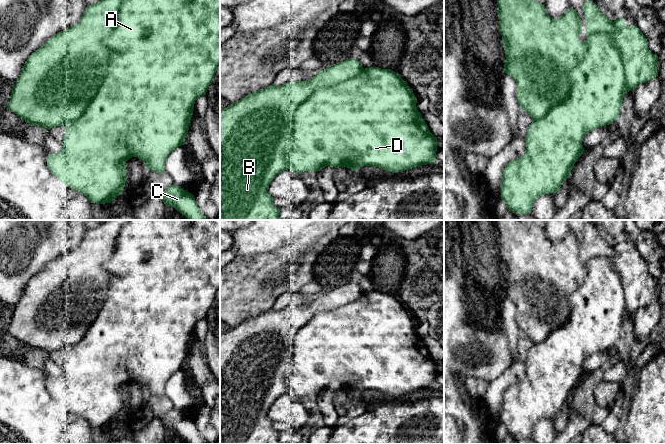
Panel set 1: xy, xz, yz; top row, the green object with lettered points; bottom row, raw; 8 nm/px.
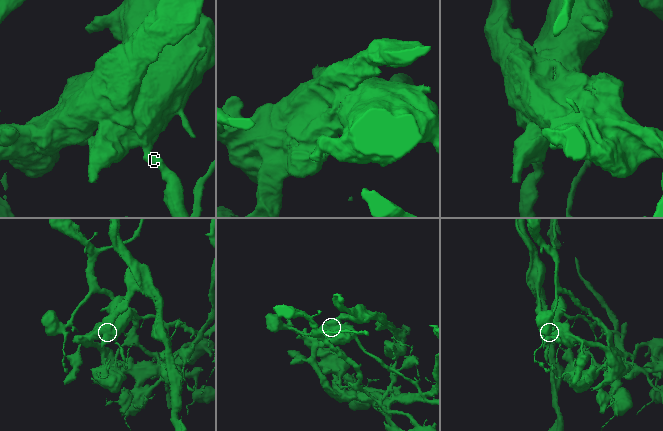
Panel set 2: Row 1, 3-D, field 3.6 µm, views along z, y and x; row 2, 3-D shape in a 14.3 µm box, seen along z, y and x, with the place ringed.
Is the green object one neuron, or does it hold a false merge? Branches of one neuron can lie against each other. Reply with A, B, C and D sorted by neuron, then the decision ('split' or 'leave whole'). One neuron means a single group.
groups A C D / B; split

